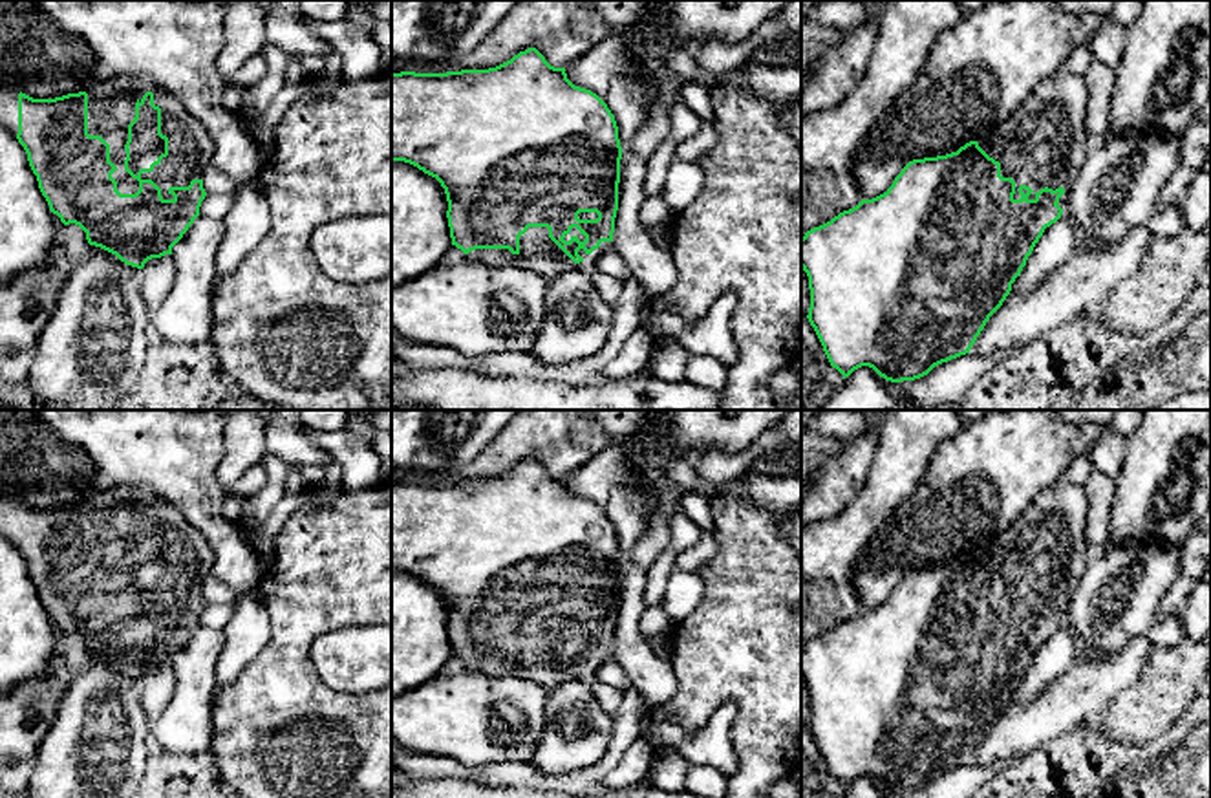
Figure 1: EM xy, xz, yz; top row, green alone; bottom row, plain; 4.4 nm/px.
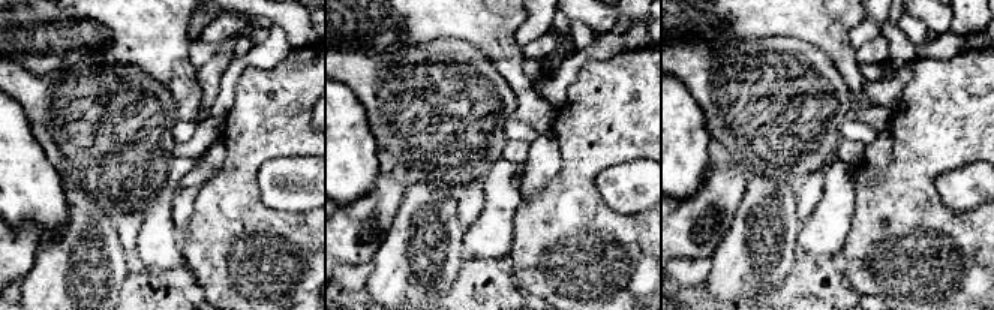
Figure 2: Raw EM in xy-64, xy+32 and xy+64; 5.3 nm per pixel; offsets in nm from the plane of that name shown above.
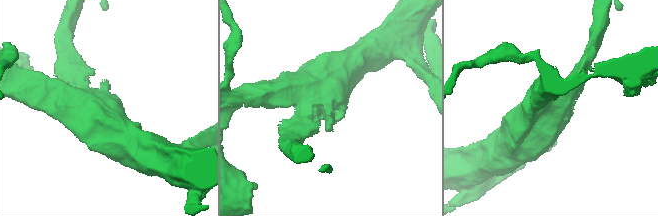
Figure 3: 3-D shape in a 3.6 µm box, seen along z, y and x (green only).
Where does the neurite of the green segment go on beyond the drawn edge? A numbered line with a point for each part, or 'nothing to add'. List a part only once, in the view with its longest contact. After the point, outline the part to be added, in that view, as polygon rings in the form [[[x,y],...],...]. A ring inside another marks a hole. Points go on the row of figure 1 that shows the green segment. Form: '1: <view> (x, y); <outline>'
1: xy (8, 97); [[[0,88],[0,126],[13,135],[18,134],[18,93]]]
2: xy (112, 107); [[[119,75],[97,90],[88,90],[88,134],[101,135],[110,145],[110,161],[117,167],[112,174],[117,190],[135,194],[139,181],[124,170],[124,145],[128,124],[135,117],[135,102],[141,102],[146,92],[154,93],[154,104],[161,108],[161,134],[168,137],[168,156],[152,172],[143,172],[141,179],[152,179],[163,200],[174,200],[170,187],[188,187],[192,179],[203,179],[214,143],[205,126],[152,79]]]

